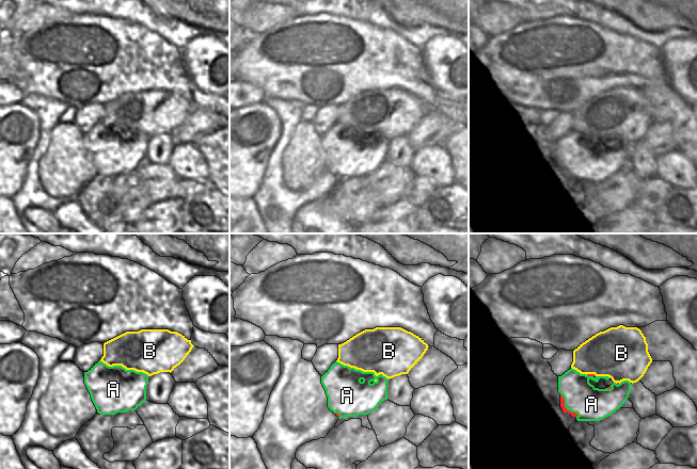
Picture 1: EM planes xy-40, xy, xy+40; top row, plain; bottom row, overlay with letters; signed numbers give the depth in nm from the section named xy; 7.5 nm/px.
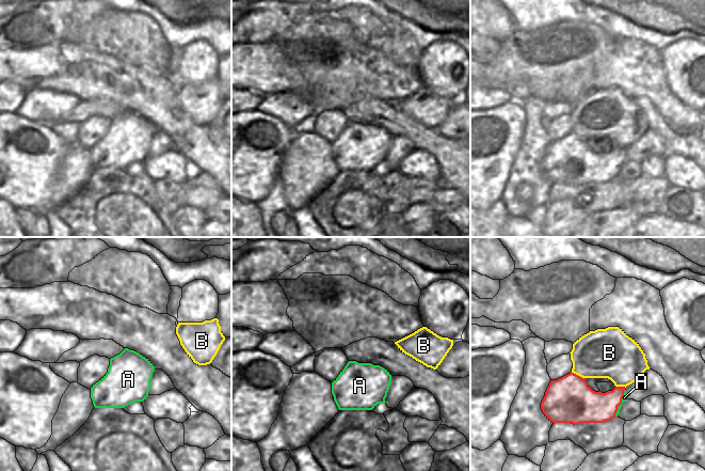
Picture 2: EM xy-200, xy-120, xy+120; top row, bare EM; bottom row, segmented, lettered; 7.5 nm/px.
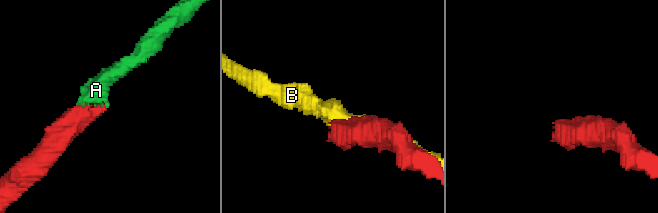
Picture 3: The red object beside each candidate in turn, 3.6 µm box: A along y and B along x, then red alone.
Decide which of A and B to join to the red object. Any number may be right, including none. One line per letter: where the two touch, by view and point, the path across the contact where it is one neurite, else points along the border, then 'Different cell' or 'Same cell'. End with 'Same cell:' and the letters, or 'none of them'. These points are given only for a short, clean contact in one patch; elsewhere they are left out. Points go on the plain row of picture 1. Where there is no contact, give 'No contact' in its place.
A: Touches red at xy+40 (565, 168). Same cell
B: Touches red at xy+40 (591, 135). Different cell
Same cell: A.

